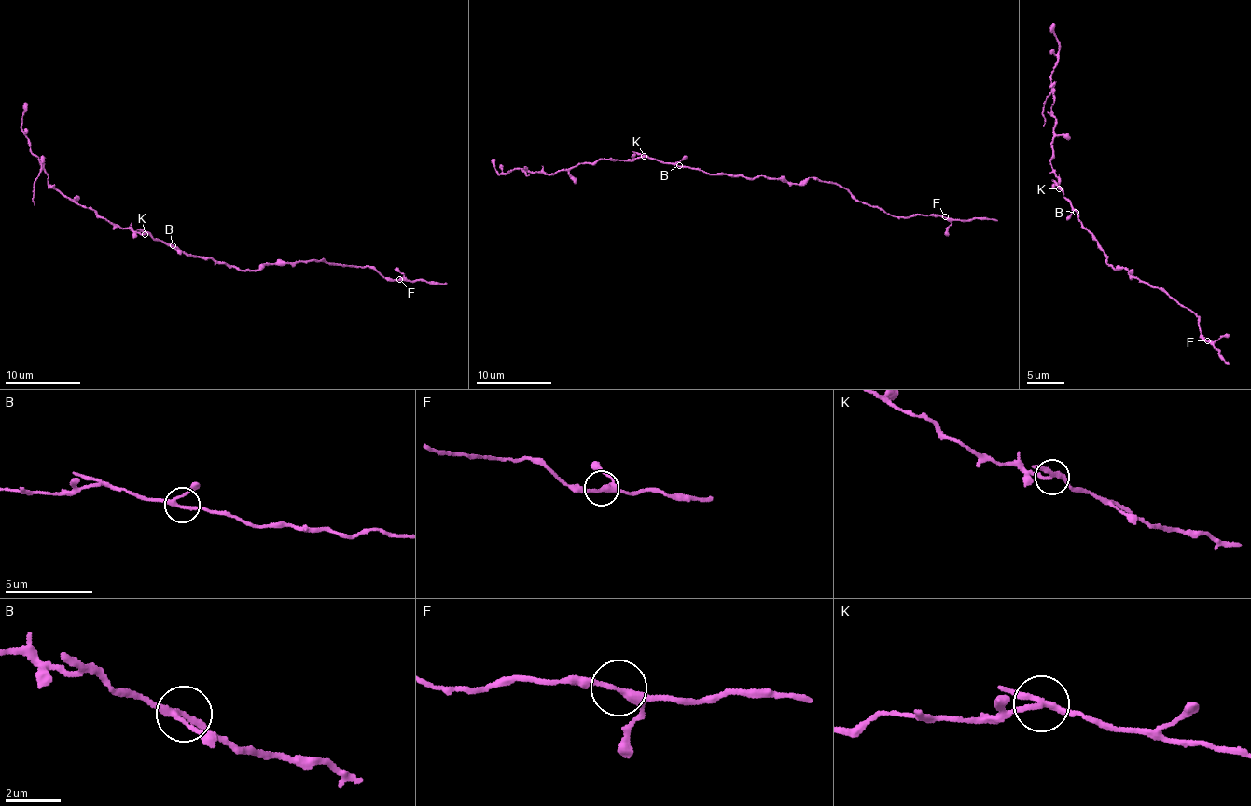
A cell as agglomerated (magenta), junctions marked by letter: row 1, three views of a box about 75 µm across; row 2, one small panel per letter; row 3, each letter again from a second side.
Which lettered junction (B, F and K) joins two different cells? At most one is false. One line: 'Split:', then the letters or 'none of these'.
Split: K

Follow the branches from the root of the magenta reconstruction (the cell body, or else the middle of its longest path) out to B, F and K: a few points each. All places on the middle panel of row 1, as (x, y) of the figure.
B: (727, 176), (708, 174), (697, 169), (679, 165)
F: (727, 176), (751, 178), (765, 174), (799, 185), (817, 177), (839, 183), (857, 201), (895, 216), (945, 216)
K: (727, 176), (708, 174), (697, 169), (680, 167), (644, 156)

